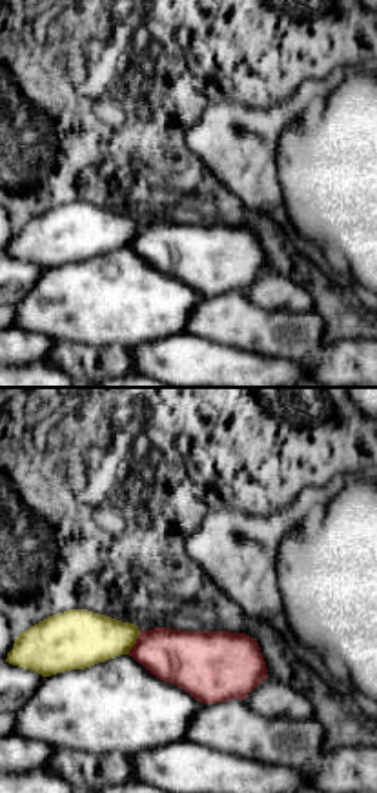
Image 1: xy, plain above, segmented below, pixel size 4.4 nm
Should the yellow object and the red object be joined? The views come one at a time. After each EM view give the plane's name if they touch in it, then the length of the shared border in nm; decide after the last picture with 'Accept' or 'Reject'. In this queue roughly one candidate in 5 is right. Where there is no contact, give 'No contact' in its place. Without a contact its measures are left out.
Touches yellow in xy. Shared border 120 nm

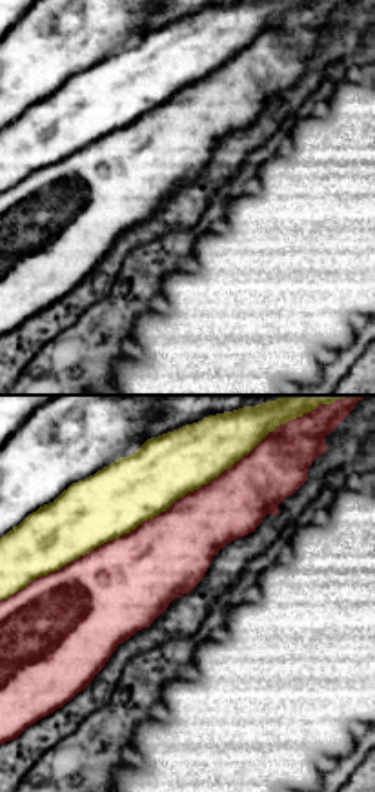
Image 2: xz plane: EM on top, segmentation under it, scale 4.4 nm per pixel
Touches yellow in xz. Shared border 1600 nm

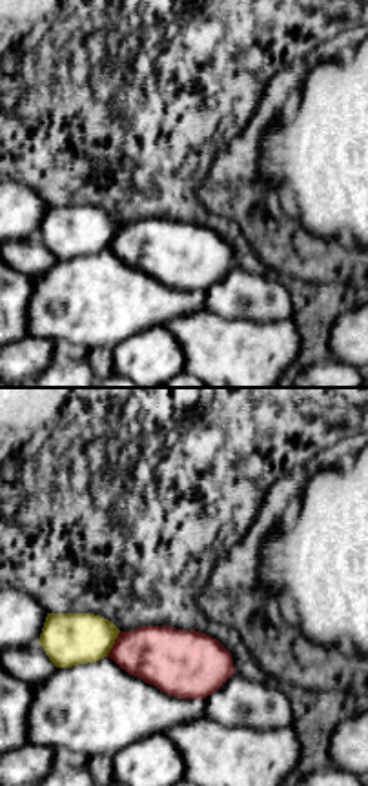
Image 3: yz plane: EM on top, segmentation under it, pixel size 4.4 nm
Touches yellow in yz. Shared border 130 nm

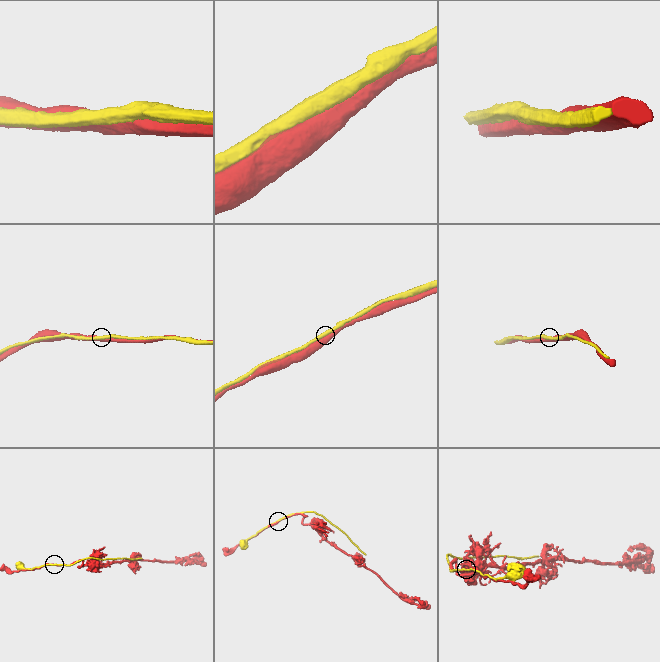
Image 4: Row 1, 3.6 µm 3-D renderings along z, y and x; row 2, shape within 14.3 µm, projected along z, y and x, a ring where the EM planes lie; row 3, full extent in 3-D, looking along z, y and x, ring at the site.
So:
Reject

